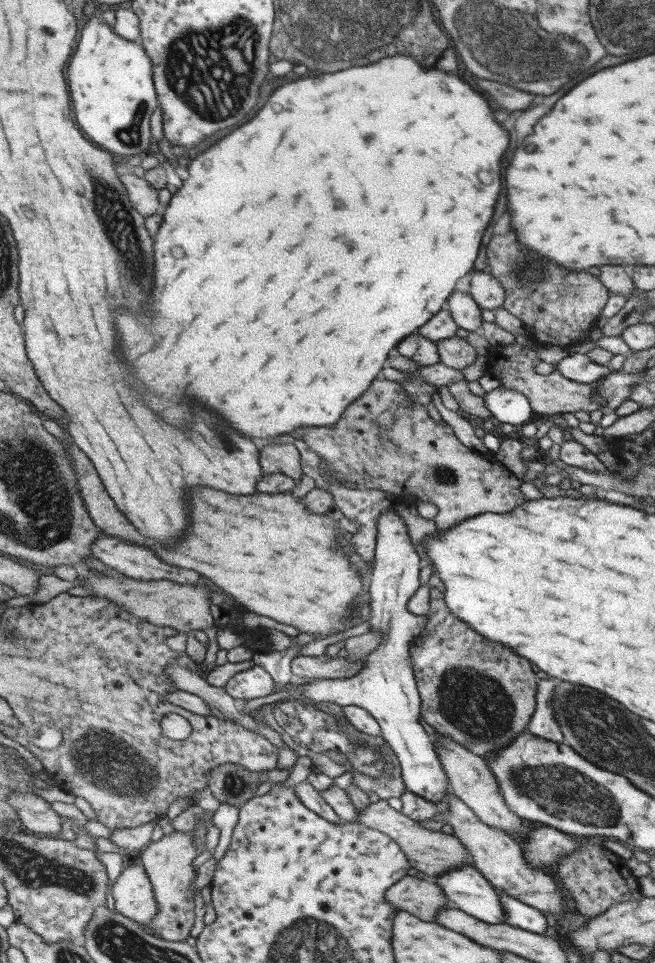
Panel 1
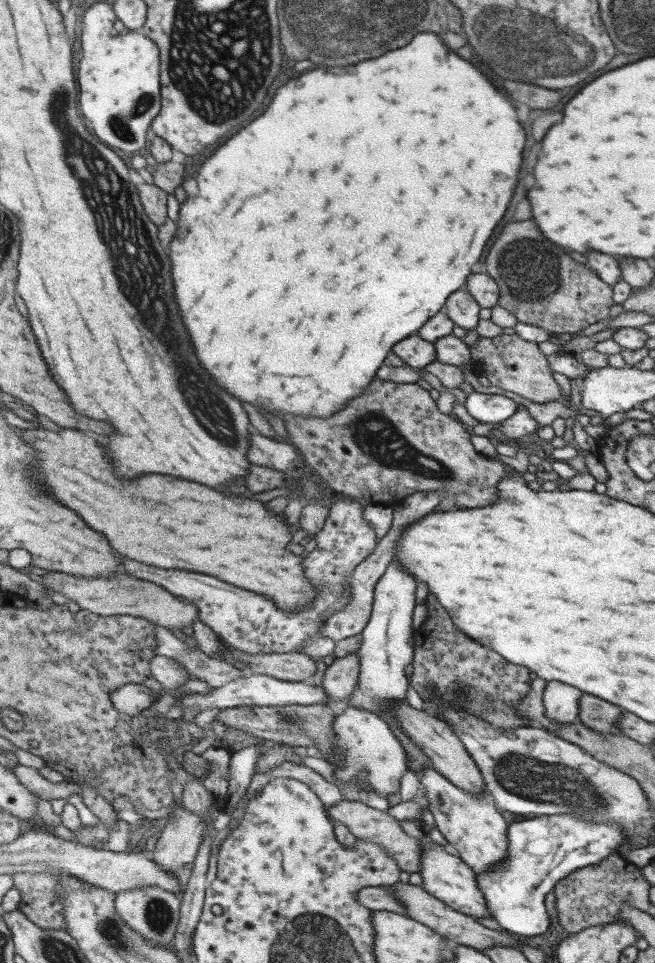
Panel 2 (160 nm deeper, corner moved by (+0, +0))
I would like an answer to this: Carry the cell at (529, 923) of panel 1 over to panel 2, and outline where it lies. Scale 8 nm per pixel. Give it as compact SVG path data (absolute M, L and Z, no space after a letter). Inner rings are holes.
M574 814L530 816L509 826L510 843L506 859L488 871L477 874L478 885L487 899L491 916L512 934L543 934L549 926L547 912L543 908L543 896L551 892L560 880L570 876L578 868L599 864L610 854L619 853L624 832L617 823L596 823Z

